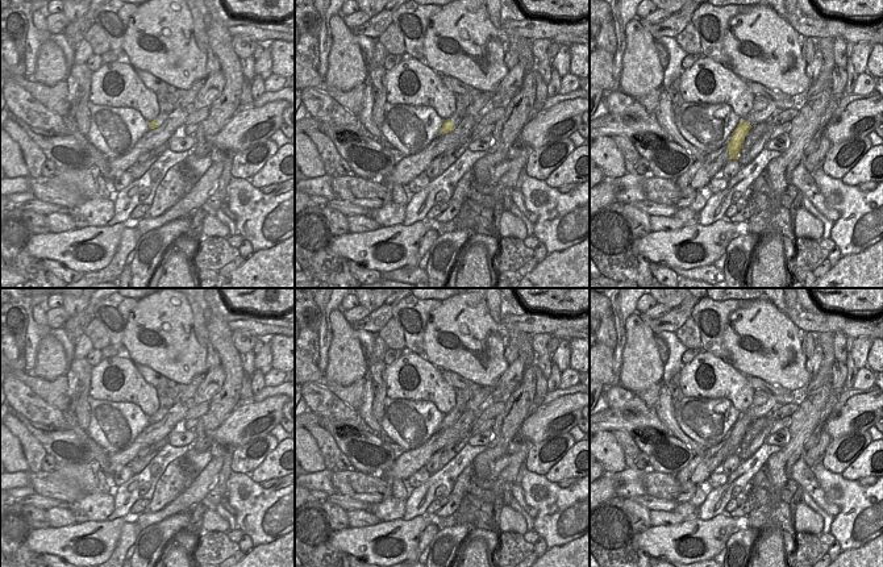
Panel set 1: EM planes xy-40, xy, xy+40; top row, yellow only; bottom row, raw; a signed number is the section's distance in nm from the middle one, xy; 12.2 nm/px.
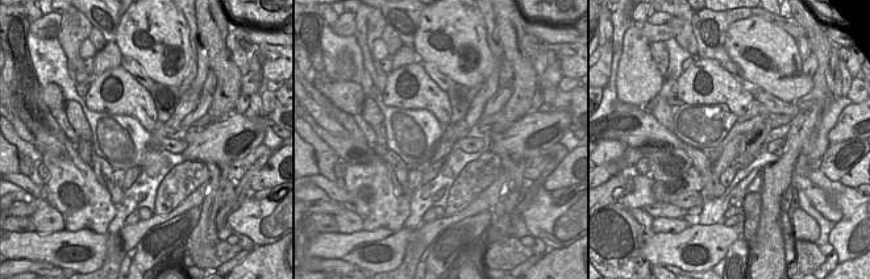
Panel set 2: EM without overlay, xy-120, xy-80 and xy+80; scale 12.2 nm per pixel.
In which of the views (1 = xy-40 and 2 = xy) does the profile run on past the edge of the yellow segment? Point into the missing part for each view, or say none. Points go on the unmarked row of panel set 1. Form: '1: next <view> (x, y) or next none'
1: next none
2: next none

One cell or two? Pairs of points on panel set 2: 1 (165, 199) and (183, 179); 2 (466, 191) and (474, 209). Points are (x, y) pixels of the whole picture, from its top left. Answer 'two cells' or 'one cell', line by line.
1: one cell
2: two cells

